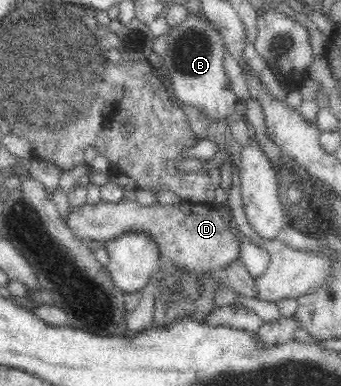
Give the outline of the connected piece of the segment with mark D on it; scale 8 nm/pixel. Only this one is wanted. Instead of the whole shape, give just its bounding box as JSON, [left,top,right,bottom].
[68,200,244,274]

